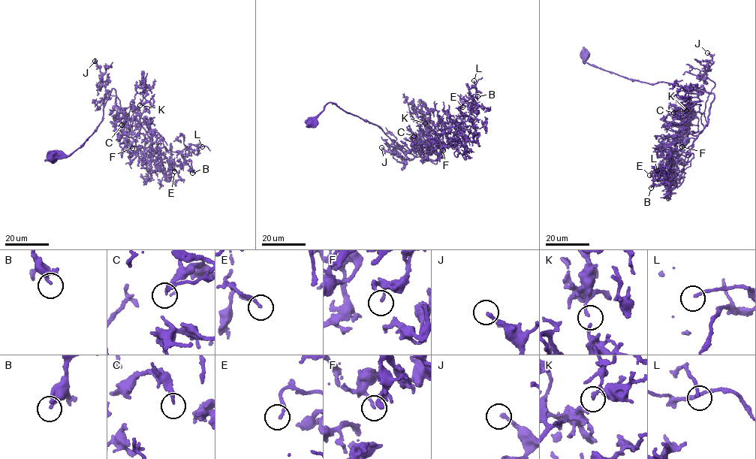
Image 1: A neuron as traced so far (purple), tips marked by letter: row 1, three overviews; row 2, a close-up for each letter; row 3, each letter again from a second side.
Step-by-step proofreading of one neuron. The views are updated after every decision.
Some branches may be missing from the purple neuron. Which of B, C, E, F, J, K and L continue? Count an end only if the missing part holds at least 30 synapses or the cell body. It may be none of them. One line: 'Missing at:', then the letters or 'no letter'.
Missing at: no letter

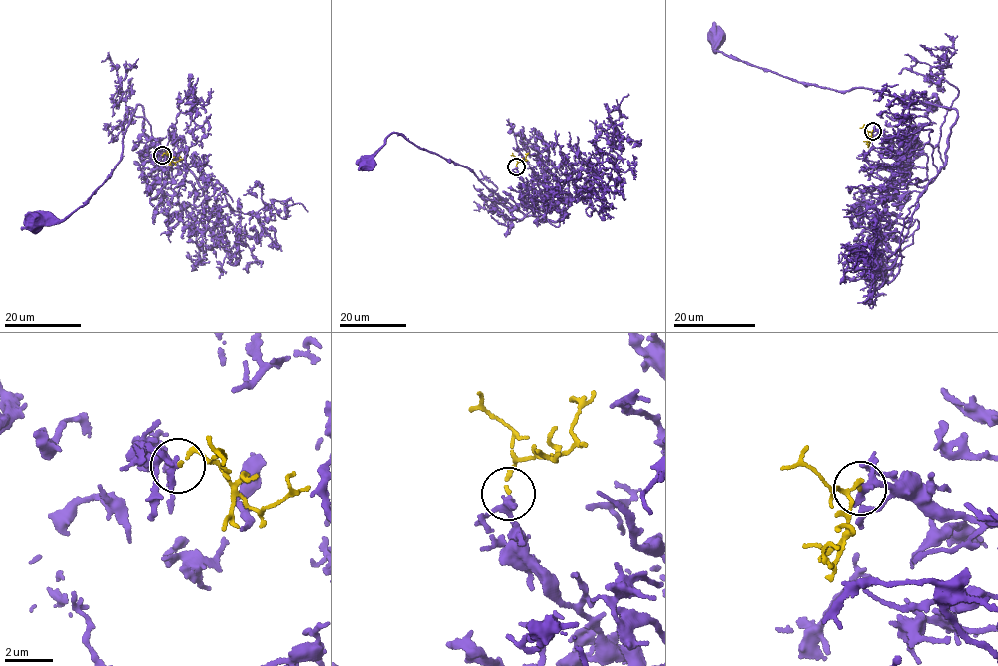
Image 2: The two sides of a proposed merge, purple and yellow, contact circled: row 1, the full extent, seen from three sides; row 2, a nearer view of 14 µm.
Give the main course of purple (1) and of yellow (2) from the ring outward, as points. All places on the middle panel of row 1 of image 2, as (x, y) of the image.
1: (516, 166), (531, 204), (544, 209), (522, 218), (474, 172), (396, 133), (367, 164)
2: (516, 166), (526, 154)

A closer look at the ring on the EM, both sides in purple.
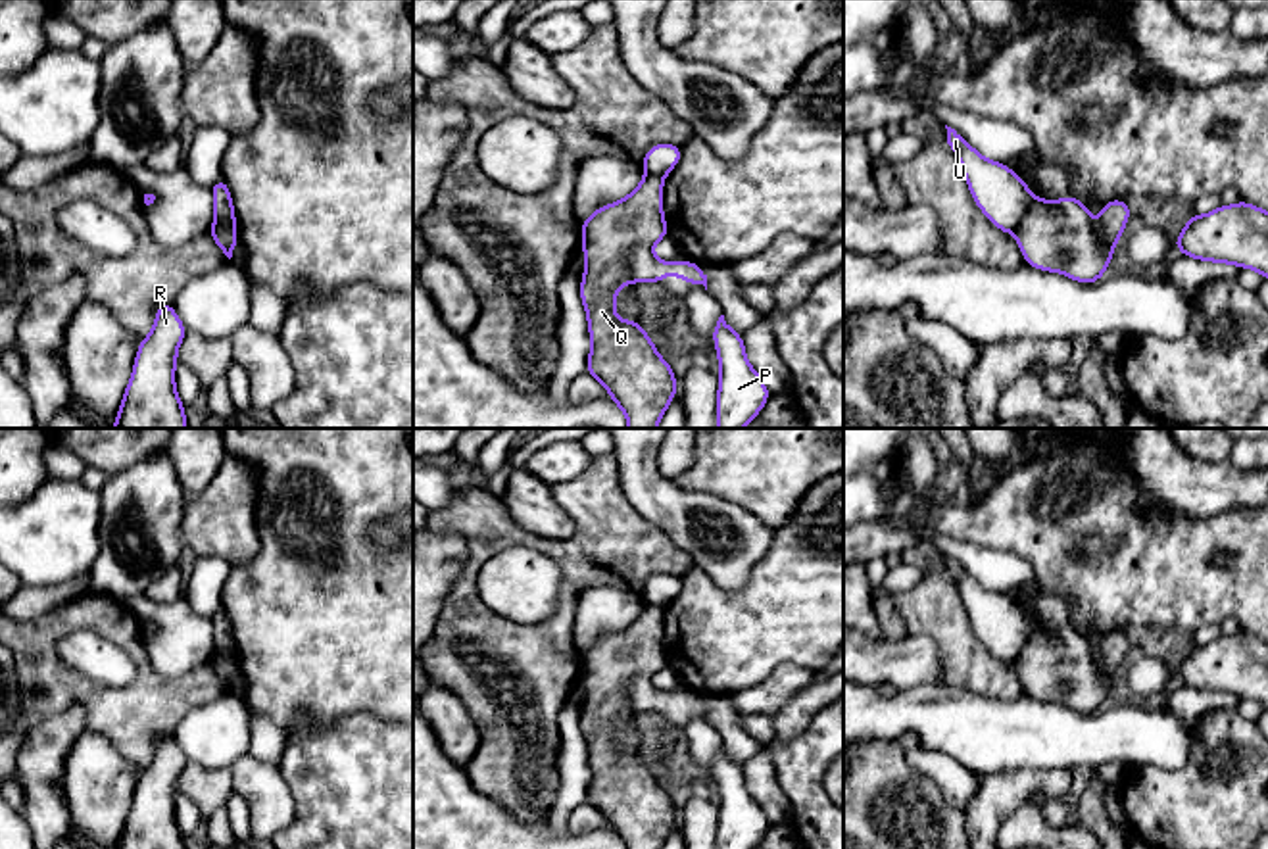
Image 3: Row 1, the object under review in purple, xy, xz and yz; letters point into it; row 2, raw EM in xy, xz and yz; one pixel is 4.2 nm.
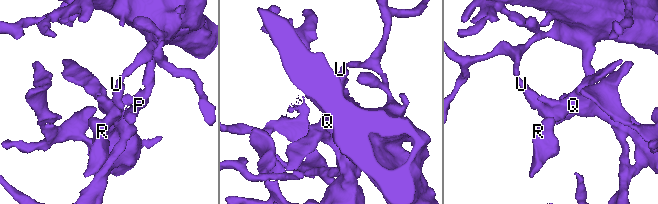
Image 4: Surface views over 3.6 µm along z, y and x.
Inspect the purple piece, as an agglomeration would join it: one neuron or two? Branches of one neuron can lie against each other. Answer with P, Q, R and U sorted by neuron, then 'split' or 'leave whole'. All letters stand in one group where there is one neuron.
P U / Q R | split

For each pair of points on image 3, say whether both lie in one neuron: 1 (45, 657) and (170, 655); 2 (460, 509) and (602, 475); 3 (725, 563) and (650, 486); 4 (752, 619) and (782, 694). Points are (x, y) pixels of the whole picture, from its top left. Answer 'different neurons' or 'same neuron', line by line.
1: different neurons
2: same neuron
3: same neuron
4: different neurons

